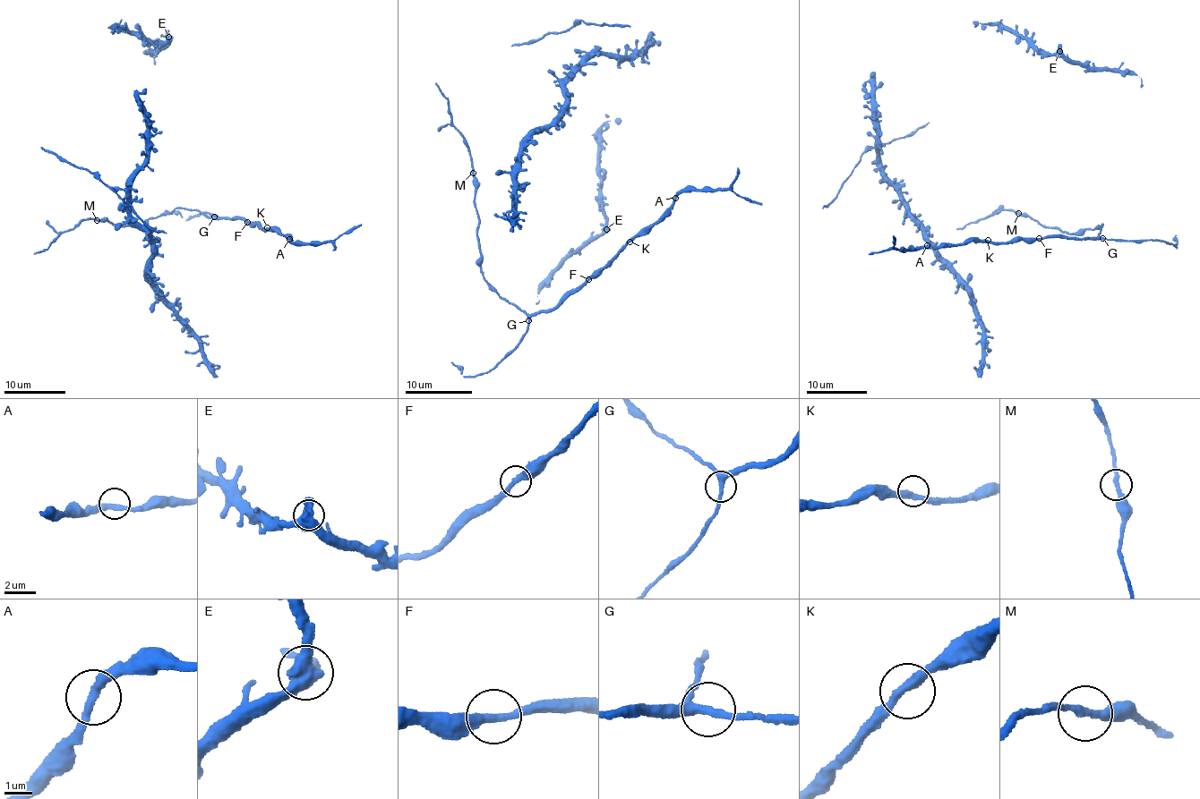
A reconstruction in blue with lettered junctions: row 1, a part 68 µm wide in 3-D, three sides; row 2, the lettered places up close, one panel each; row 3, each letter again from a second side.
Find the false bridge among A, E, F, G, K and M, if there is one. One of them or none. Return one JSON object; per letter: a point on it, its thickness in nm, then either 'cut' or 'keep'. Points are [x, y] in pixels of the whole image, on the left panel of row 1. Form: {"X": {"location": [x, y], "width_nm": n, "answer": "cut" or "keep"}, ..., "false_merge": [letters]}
{"A": {"location": [289, 239], "width_nm": 320, "answer": "keep"}, "E": {"location": [168, 37], "width_nm": 500, "answer": "keep"}, "F": {"location": [247, 222], "width_nm": 320, "answer": "keep"}, "G": {"location": [214, 216], "width_nm": 280, "answer": "keep"}, "K": {"location": [267, 227], "width_nm": 340, "answer": "keep"}, "M": {"location": [97, 220], "width_nm": 280, "answer": "keep"}, "false_merge": []}

